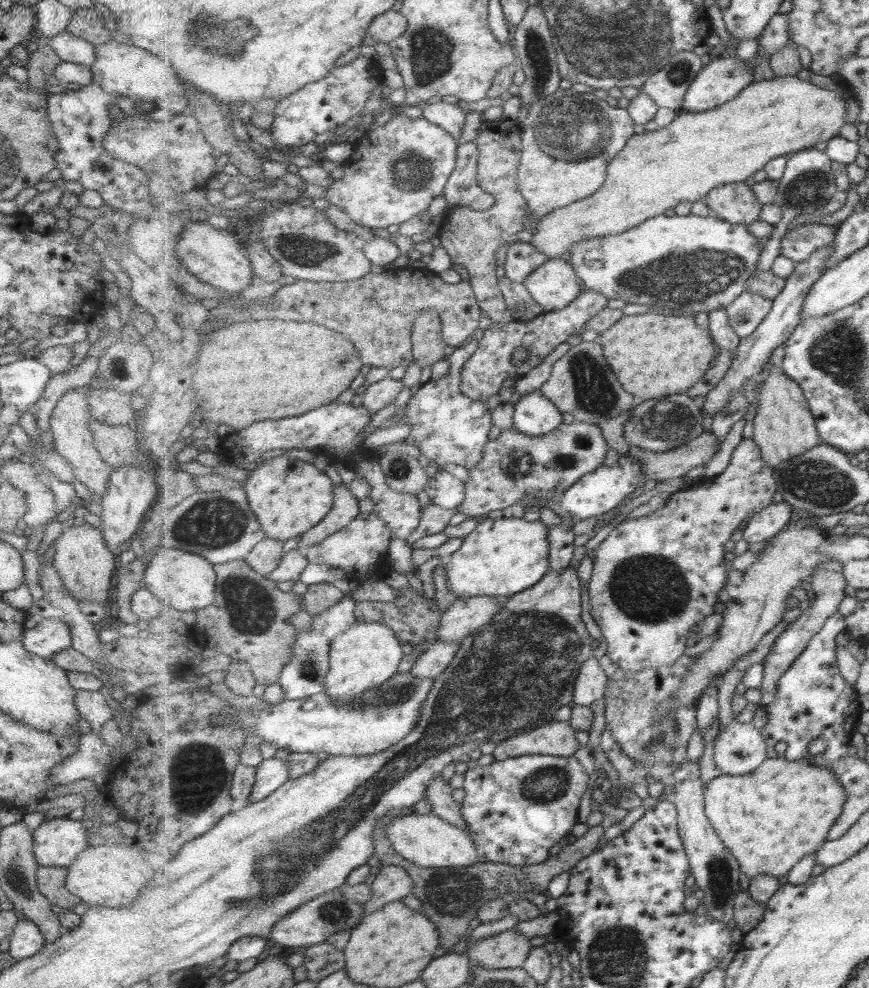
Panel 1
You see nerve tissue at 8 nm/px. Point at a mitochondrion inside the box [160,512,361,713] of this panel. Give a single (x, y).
(253, 610)

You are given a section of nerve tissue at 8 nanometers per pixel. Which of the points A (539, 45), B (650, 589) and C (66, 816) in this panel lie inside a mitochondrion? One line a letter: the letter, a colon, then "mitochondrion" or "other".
A: mitochondrion
B: mitochondrion
C: other

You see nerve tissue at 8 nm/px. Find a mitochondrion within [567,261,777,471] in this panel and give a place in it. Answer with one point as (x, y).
(671, 420)

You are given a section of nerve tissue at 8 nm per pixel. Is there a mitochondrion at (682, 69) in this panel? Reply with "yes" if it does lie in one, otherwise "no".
yes

